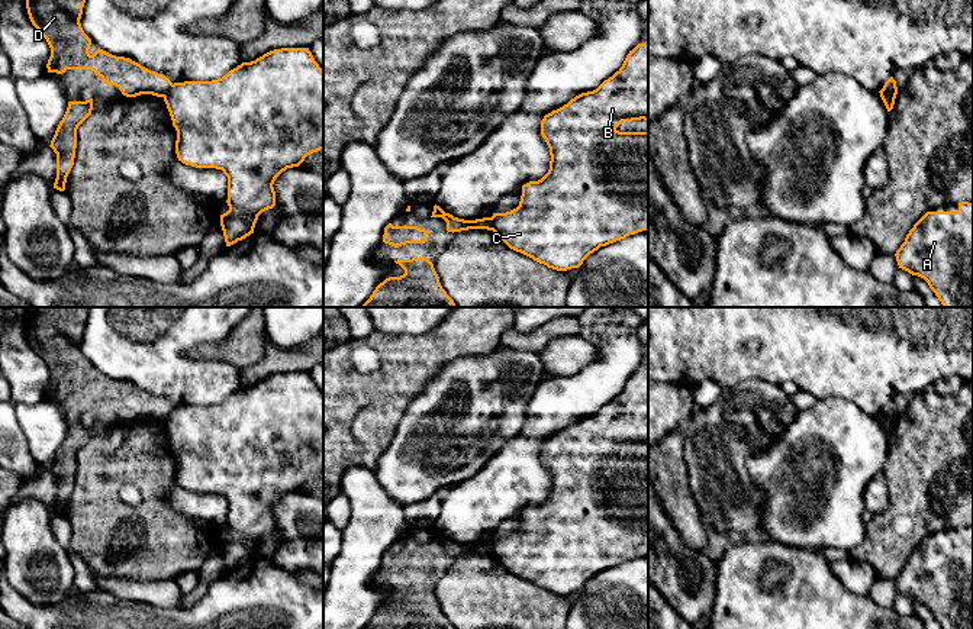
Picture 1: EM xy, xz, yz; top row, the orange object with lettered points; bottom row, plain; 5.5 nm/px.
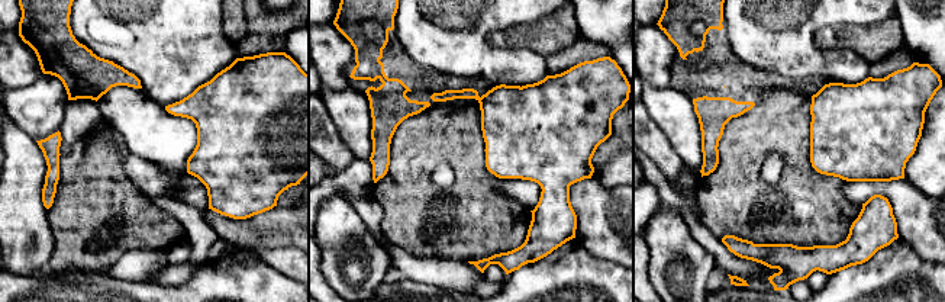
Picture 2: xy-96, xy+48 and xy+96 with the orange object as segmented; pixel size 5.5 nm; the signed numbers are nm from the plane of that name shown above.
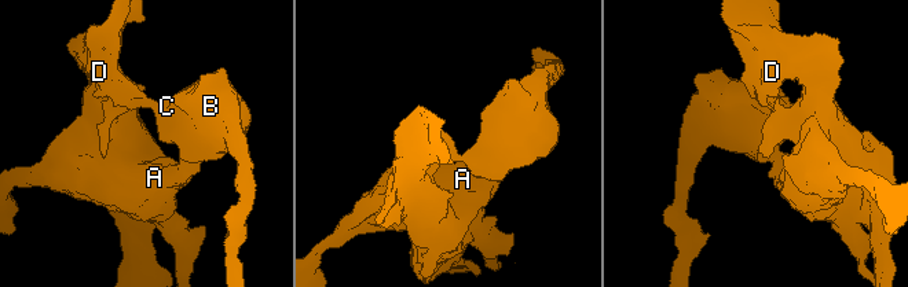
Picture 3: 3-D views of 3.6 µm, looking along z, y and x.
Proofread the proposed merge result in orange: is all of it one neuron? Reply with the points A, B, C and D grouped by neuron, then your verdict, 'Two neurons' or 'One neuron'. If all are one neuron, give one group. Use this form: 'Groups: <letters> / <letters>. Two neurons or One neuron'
Groups: A B C / D. Two neurons

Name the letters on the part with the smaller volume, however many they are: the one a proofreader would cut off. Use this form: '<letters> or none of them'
D

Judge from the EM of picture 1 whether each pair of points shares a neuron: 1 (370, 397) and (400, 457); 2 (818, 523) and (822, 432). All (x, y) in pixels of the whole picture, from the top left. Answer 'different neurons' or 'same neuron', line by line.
1: different neurons
2: same neuron

